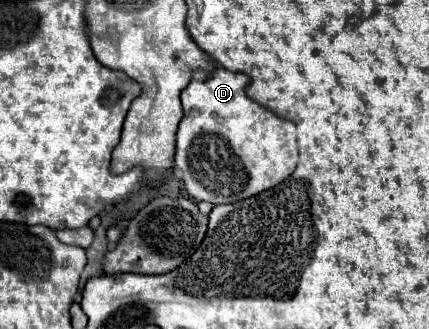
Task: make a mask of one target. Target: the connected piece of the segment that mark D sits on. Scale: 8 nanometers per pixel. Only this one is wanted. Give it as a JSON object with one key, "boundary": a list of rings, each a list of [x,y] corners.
{"boundary":[[[217,66],[209,78],[191,80],[189,86],[181,92],[185,116],[177,130],[175,166],[181,170],[181,180],[185,184],[185,190],[195,202],[211,202],[213,206],[217,206],[217,204],[239,202],[241,198],[251,198],[289,178],[297,167],[299,154],[293,154],[299,153],[297,126],[253,102],[245,94],[247,82],[249,78],[246,74],[229,72]]]}

